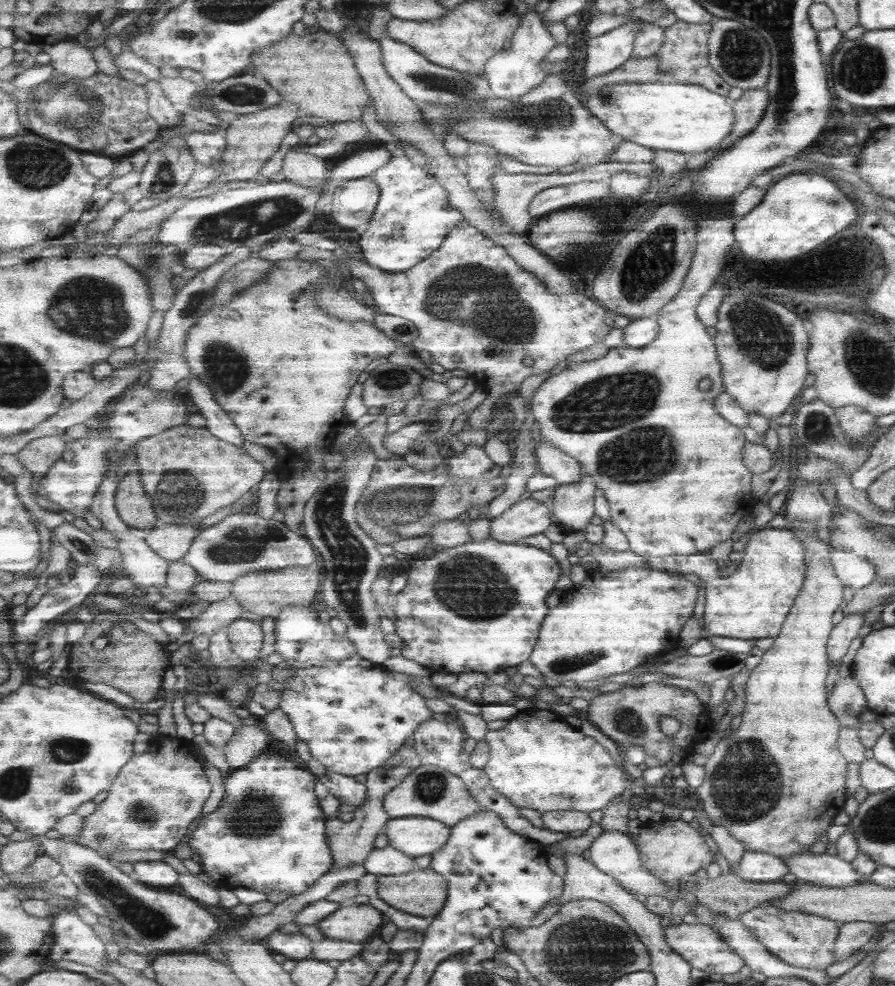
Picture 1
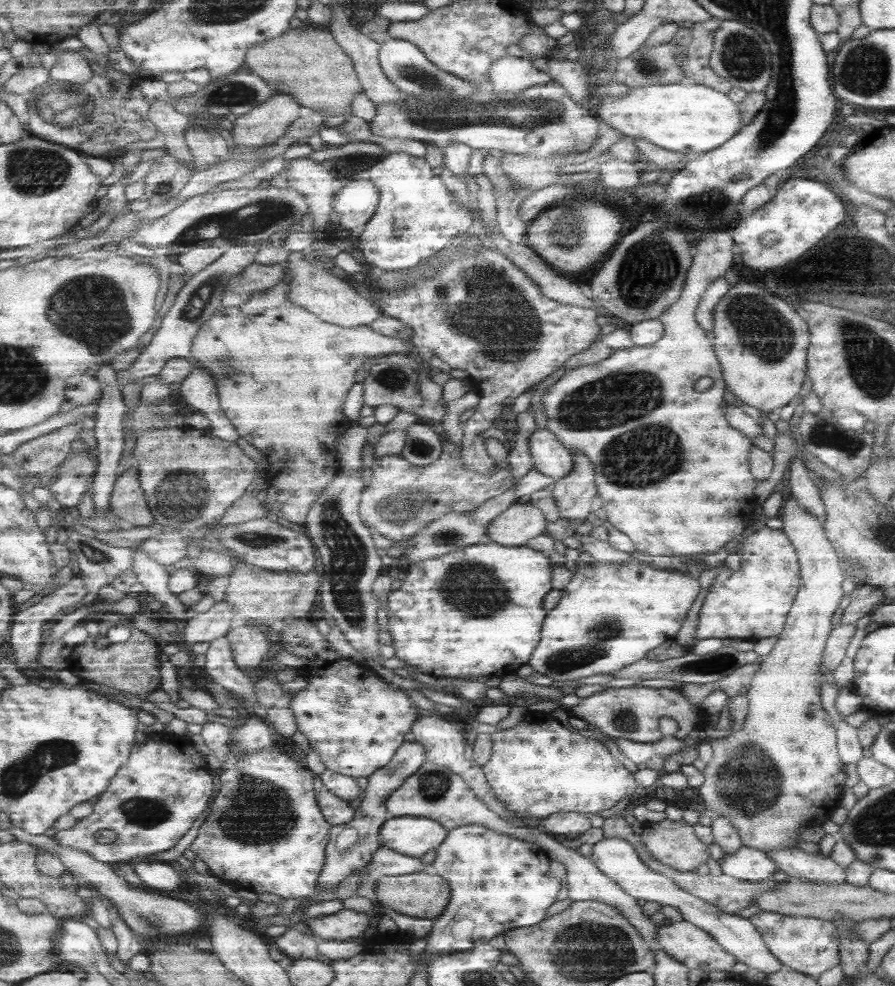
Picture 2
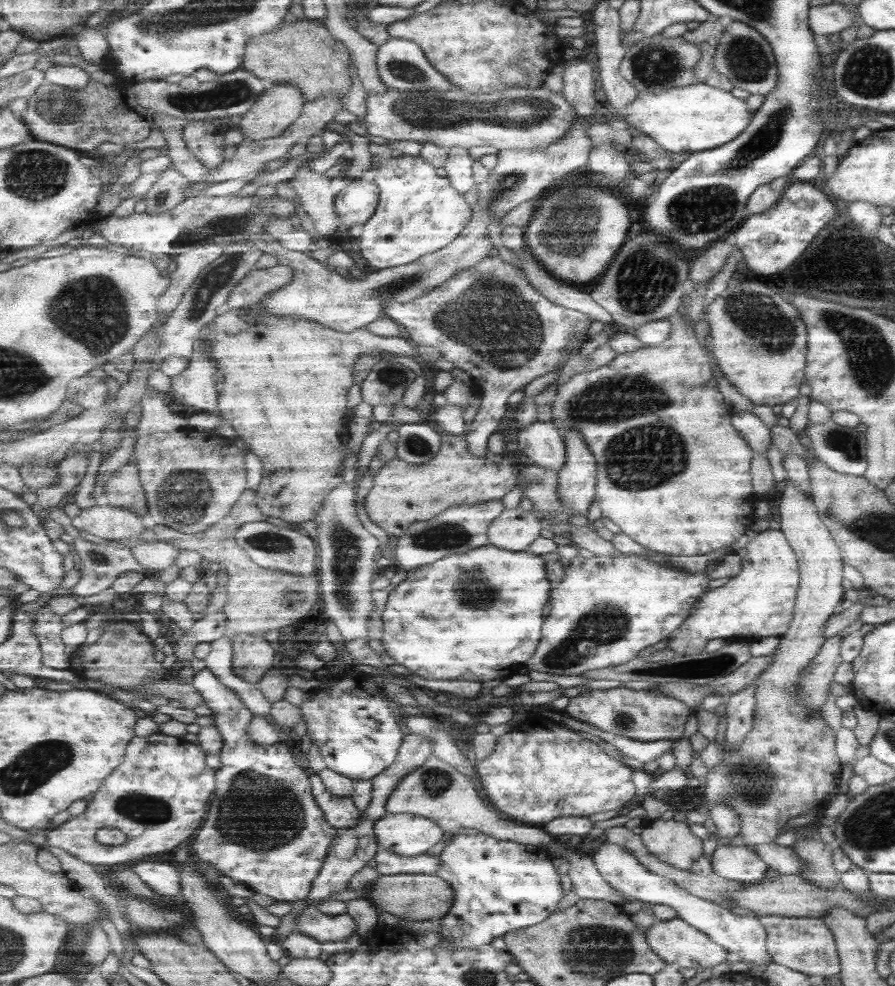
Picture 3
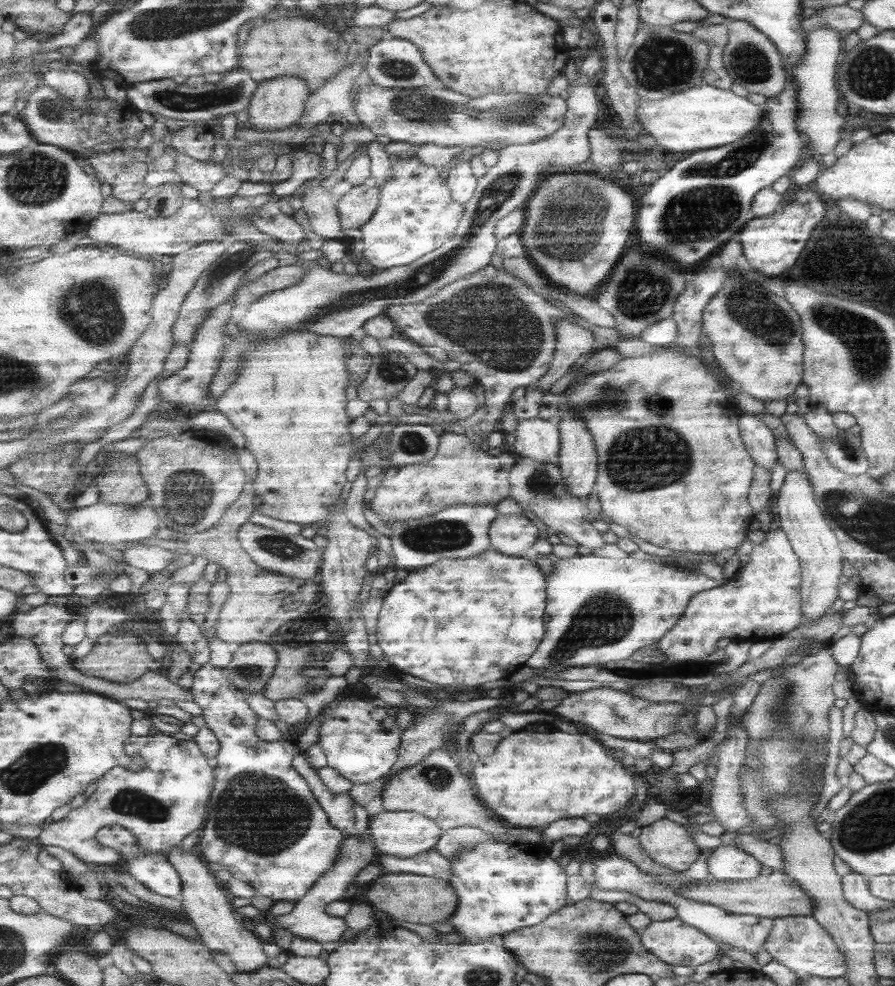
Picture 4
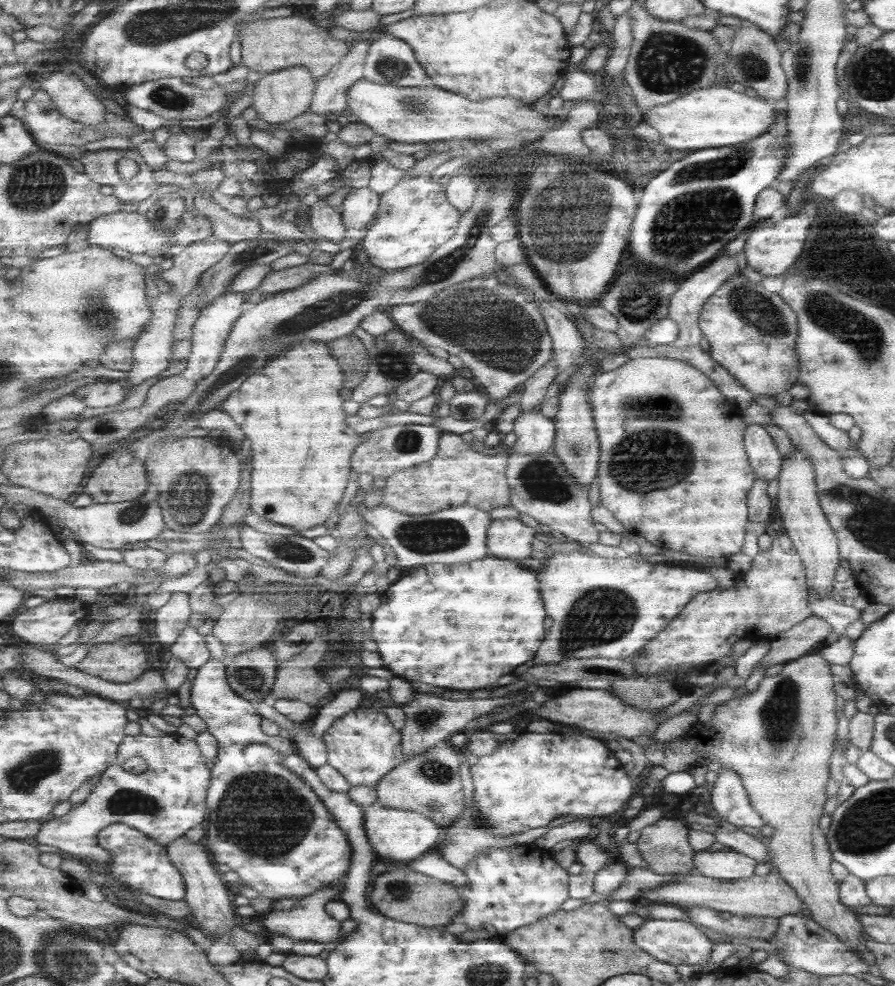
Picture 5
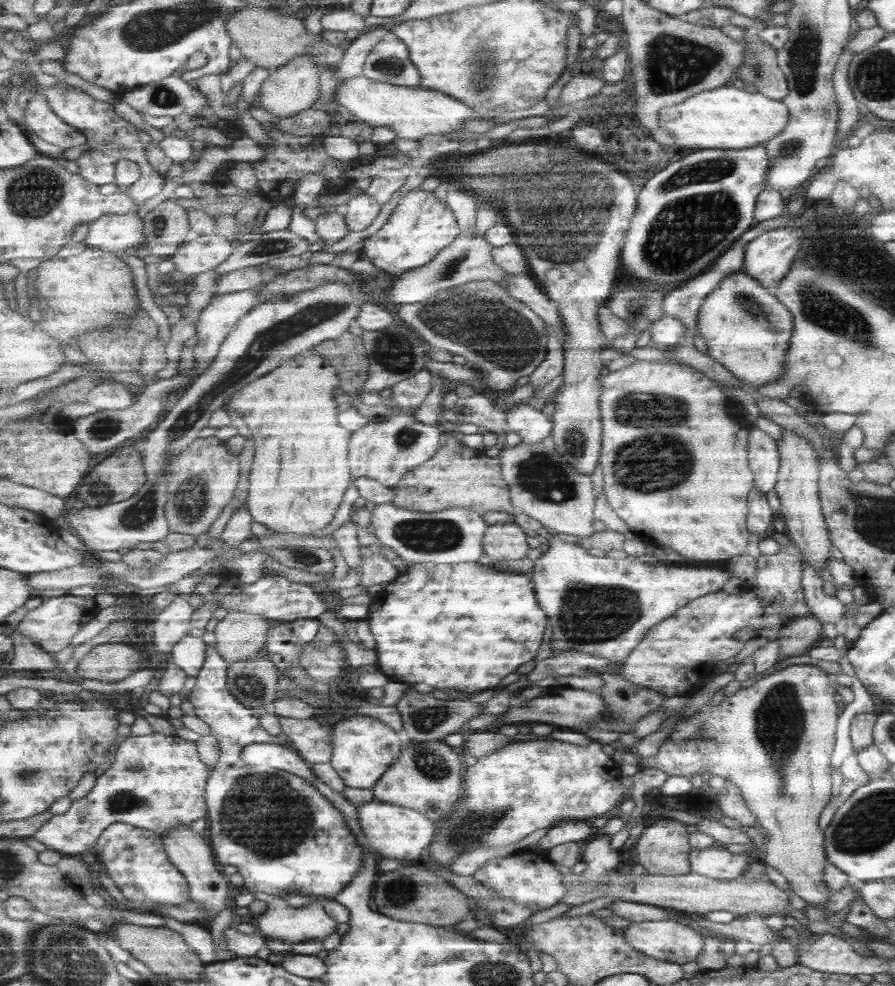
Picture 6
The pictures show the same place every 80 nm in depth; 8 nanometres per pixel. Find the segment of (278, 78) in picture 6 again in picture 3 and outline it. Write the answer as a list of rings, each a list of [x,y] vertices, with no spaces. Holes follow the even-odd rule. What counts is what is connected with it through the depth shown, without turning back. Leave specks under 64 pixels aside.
[[[293,82],[272,84],[259,101],[243,115],[237,127],[247,141],[261,141],[283,135],[304,113],[307,101]]]

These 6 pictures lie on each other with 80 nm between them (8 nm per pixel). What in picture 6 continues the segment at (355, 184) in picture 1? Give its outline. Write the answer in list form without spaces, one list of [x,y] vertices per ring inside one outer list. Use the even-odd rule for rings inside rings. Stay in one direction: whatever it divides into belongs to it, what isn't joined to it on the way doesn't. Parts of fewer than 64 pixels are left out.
[[[368,192],[354,196],[347,203],[346,221],[351,232],[361,232],[373,224],[381,212],[381,203]]]

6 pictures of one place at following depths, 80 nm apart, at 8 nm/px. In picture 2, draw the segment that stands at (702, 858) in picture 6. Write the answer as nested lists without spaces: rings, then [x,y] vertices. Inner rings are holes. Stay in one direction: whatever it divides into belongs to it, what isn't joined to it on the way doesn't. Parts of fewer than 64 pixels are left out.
[[[741,846],[735,854],[723,855],[720,861],[721,872],[745,882],[777,879],[777,866],[769,860],[769,857],[764,851]]]

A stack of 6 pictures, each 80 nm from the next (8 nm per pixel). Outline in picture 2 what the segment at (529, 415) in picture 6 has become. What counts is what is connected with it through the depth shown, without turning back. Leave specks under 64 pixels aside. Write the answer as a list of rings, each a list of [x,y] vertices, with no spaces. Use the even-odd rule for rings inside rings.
[[[548,427],[536,430],[530,438],[534,470],[556,481],[574,471],[575,457]]]

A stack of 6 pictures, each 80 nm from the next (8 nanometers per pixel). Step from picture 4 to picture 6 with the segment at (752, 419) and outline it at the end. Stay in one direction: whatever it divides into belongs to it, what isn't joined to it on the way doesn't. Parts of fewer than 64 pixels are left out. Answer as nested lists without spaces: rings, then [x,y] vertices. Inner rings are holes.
[[[749,426],[746,448],[752,483],[757,491],[766,494],[775,488],[779,472],[780,457],[776,442],[762,430]]]

